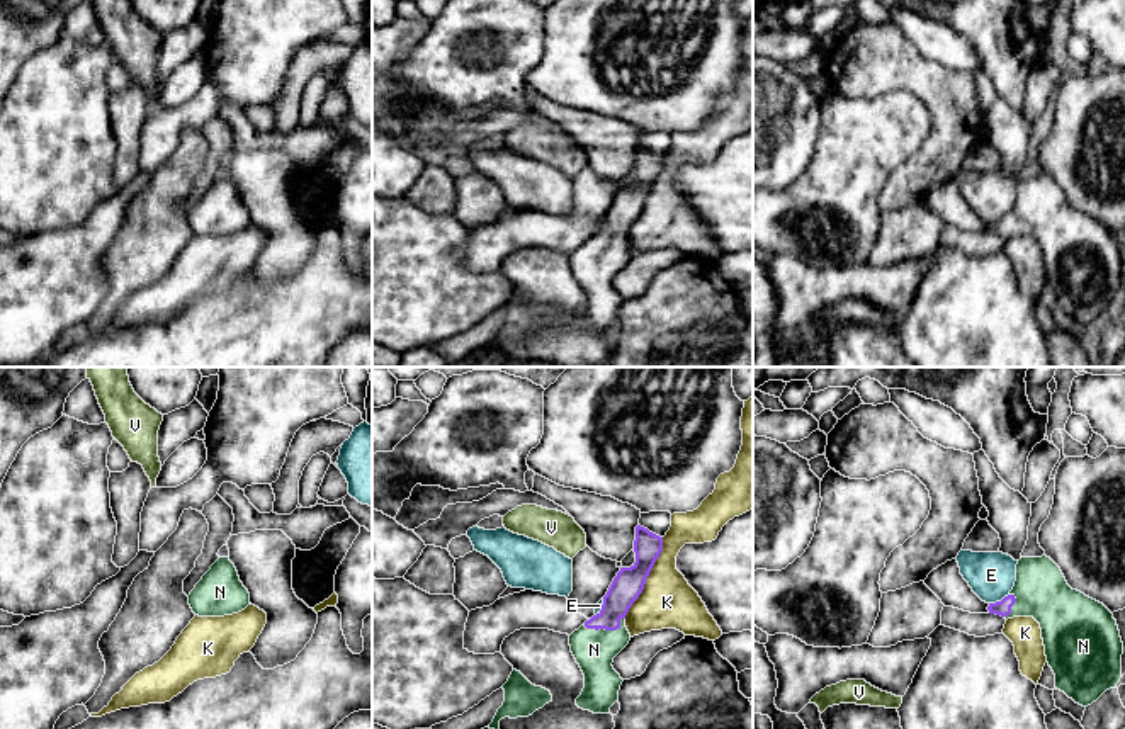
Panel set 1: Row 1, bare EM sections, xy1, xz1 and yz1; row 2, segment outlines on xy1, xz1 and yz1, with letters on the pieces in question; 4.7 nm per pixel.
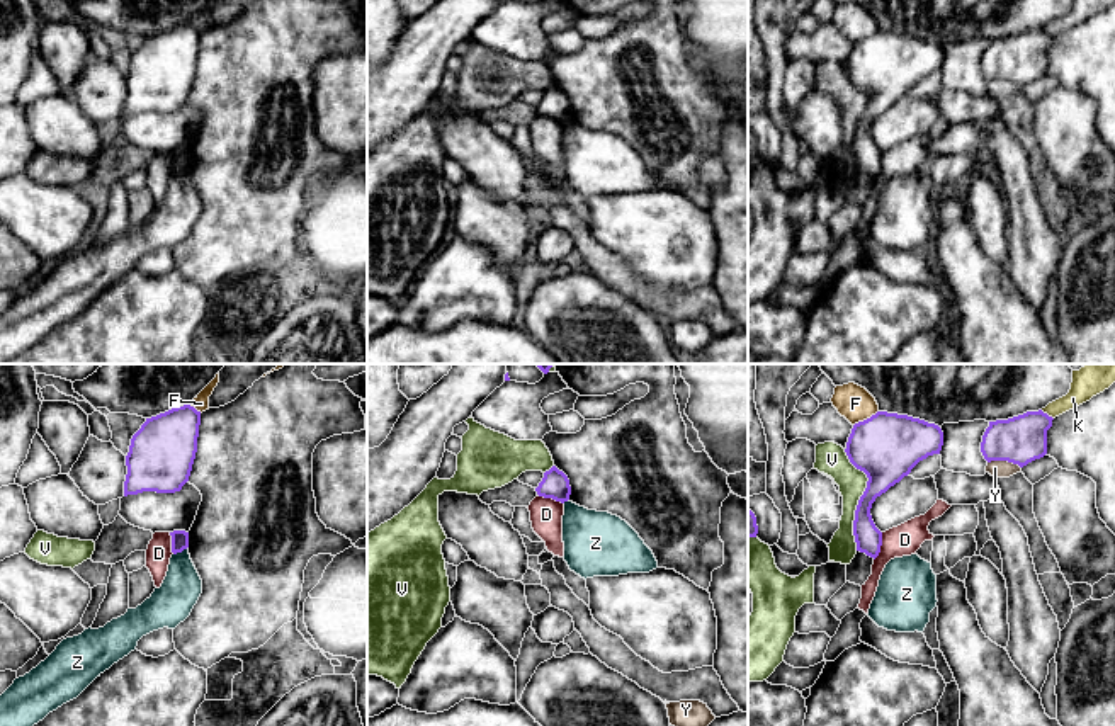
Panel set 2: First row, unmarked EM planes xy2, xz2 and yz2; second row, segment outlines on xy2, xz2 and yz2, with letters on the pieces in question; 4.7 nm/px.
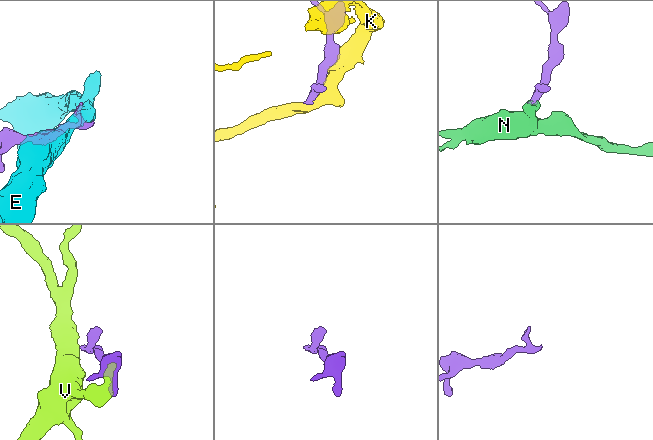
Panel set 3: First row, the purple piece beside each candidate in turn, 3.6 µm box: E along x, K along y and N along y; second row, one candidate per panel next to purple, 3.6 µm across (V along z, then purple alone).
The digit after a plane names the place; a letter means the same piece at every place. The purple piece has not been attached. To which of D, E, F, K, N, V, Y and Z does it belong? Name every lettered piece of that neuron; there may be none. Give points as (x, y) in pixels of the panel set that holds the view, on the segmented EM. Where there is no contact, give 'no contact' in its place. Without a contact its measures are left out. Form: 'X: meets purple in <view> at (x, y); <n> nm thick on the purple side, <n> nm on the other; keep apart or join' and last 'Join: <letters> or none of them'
D: meets purple in yz2 at (879, 546); 130 nm thick on the purple side, 150 nm on the other; keep apart
E: meets purple in yz1 at (998, 602); 70 nm thick on the purple side, 220 nm on the other; keep apart
F: meets purple in yz2 at (867, 419); 320 nm thick on the purple side, 170 nm on the other; keep apart
K: meets purple in xz1 at (646, 578); 150 nm thick on the purple side, 260 nm on the other; keep apart
N: meets purple in xz1 at (605, 629); 150 nm thick on the purple side, 190 nm on the other; join
V: meets purple in yz2 at (860, 499); 280 nm thick on the purple side, 150 nm on the other; keep apart
Y: meets purple in yz2 at (1005, 459); 220 nm thick on the purple side, 80 nm on the other; keep apart
Z: meets purple in xy2 at (181, 551); 80 nm thick on the purple side, 190 nm on the other; keep apart
Join: N

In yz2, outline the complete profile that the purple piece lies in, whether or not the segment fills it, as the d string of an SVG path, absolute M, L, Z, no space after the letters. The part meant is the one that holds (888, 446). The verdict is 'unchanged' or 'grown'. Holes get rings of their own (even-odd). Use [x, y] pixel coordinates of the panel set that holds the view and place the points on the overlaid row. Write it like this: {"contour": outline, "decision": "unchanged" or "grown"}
{"contour": "M877 411L853 425L845 452L869 478L853 520L857 551L874 559L879 556L882 532L872 520L872 503L920 461L940 454L942 445L943 432L938 425L908 415Z", "decision": "unchanged"}

